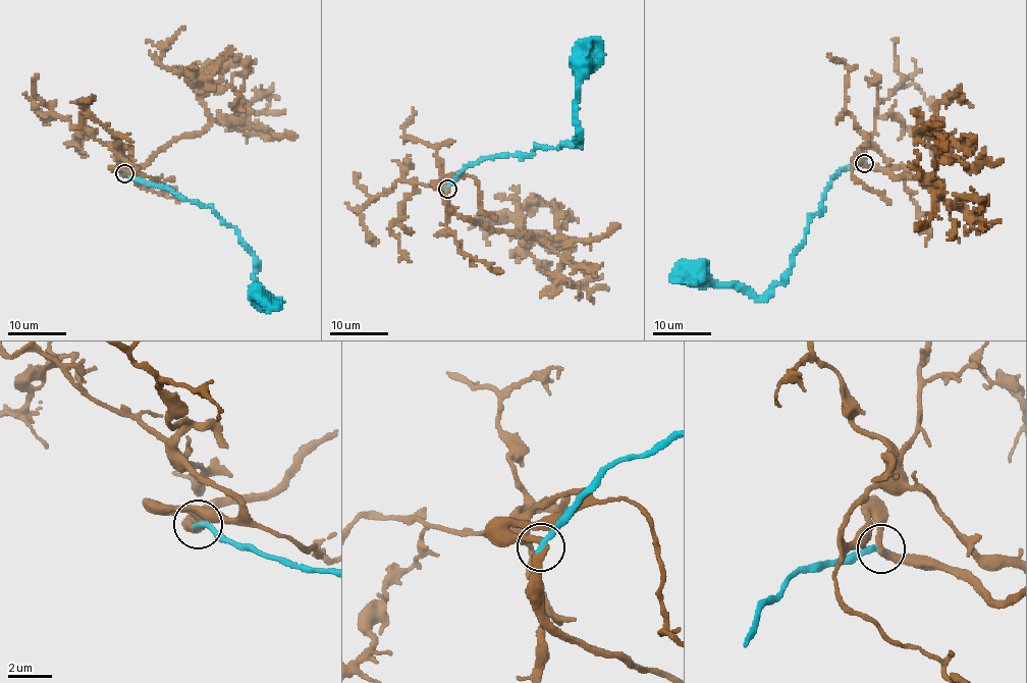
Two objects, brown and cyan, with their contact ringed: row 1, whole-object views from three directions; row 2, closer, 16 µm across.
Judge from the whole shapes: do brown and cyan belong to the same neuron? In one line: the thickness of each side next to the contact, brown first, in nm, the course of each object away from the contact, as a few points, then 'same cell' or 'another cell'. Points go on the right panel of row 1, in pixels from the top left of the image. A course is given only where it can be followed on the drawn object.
calibres 280 and 260 nm; course brown (864, 162), (895, 178), (929, 184), (943, 155), (930, 135), (934, 108), (962, 89); course cyan (864, 163), (839, 171), (823, 198), (820, 214), (813, 214), (793, 265), (760, 297), (713, 284), (700, 274); same cell

